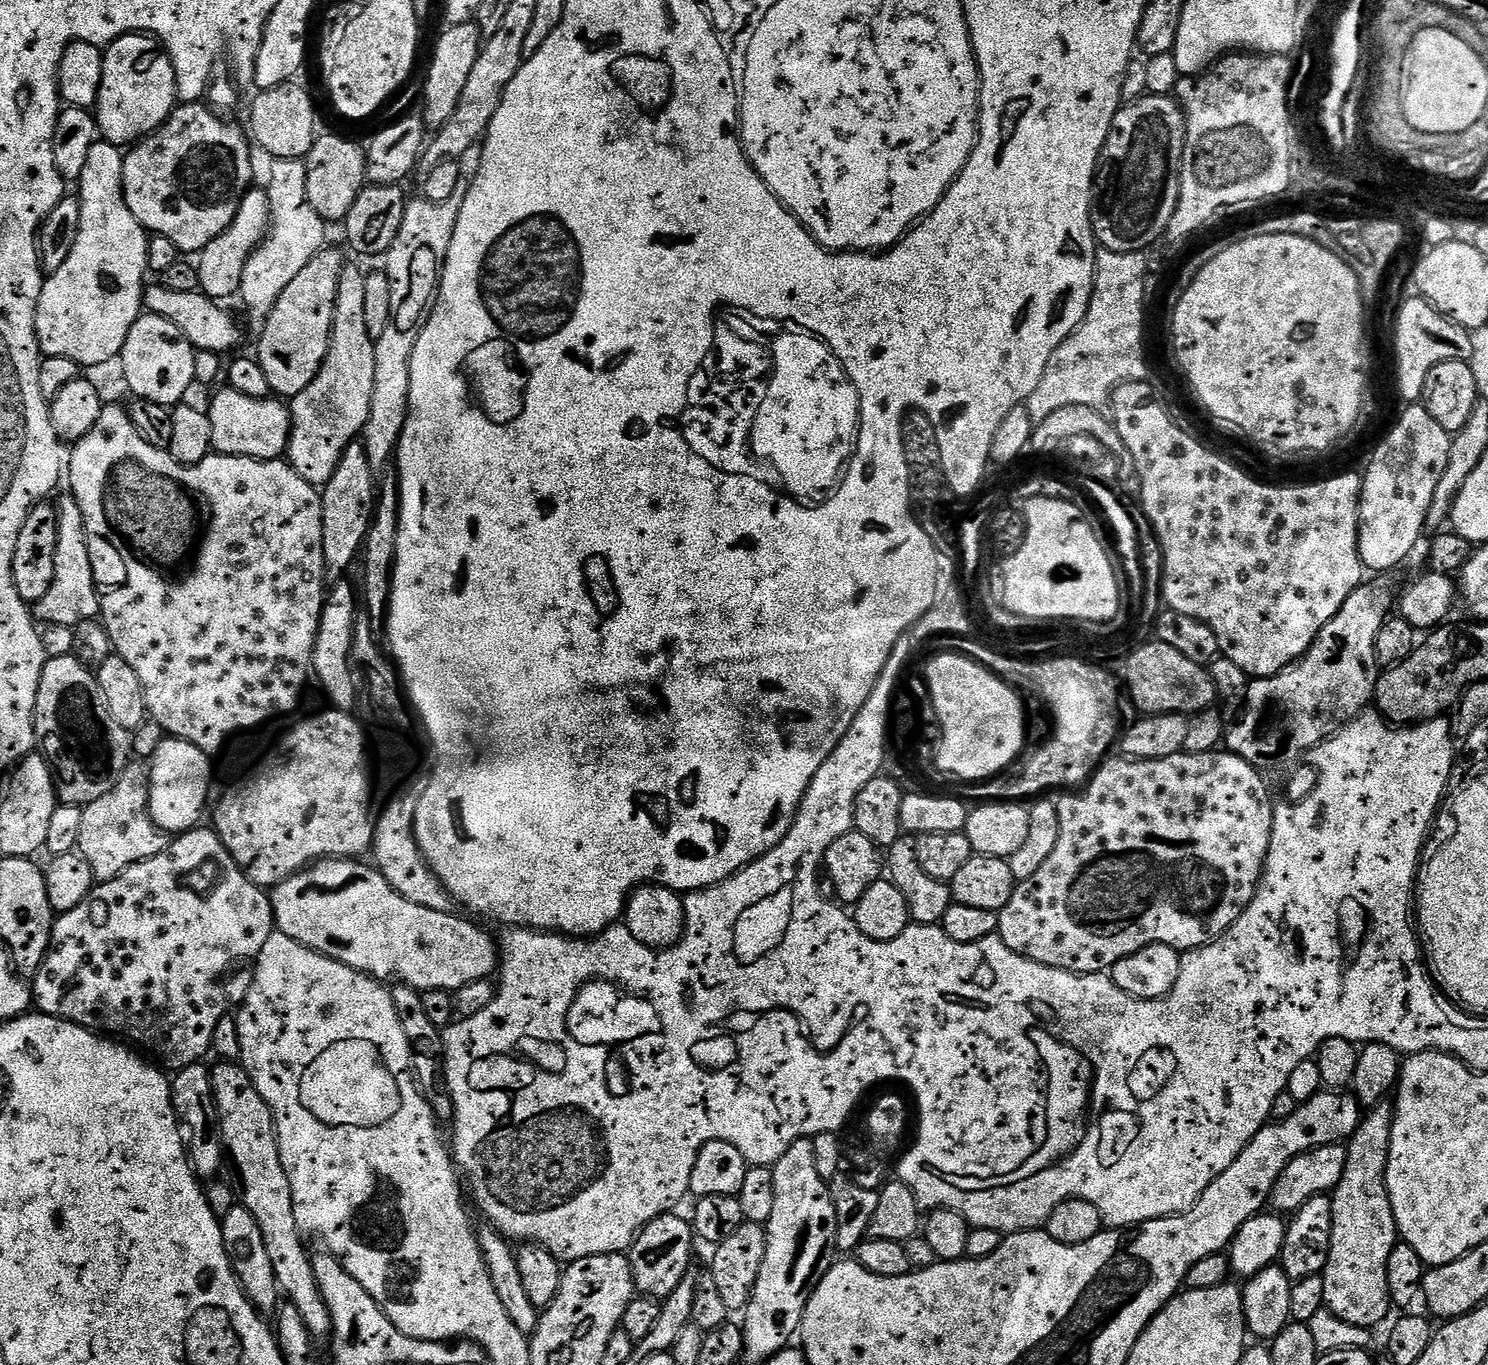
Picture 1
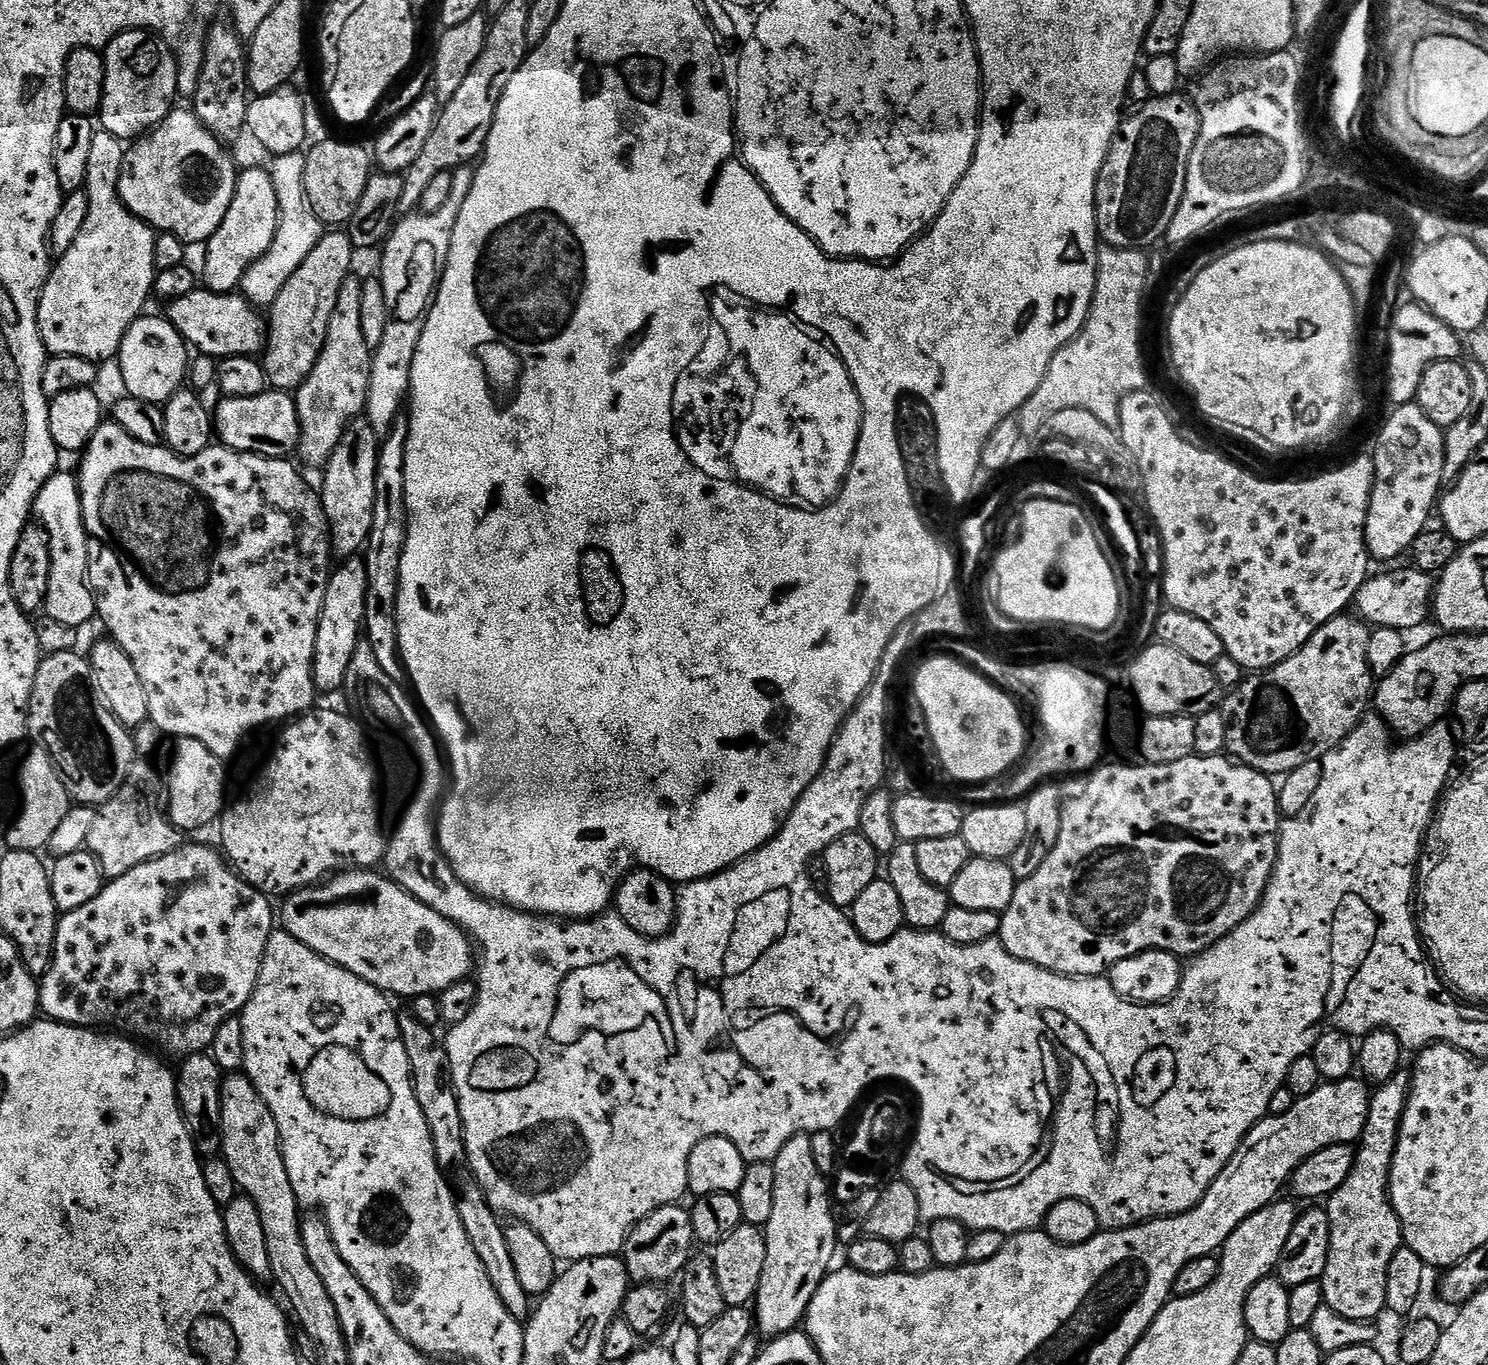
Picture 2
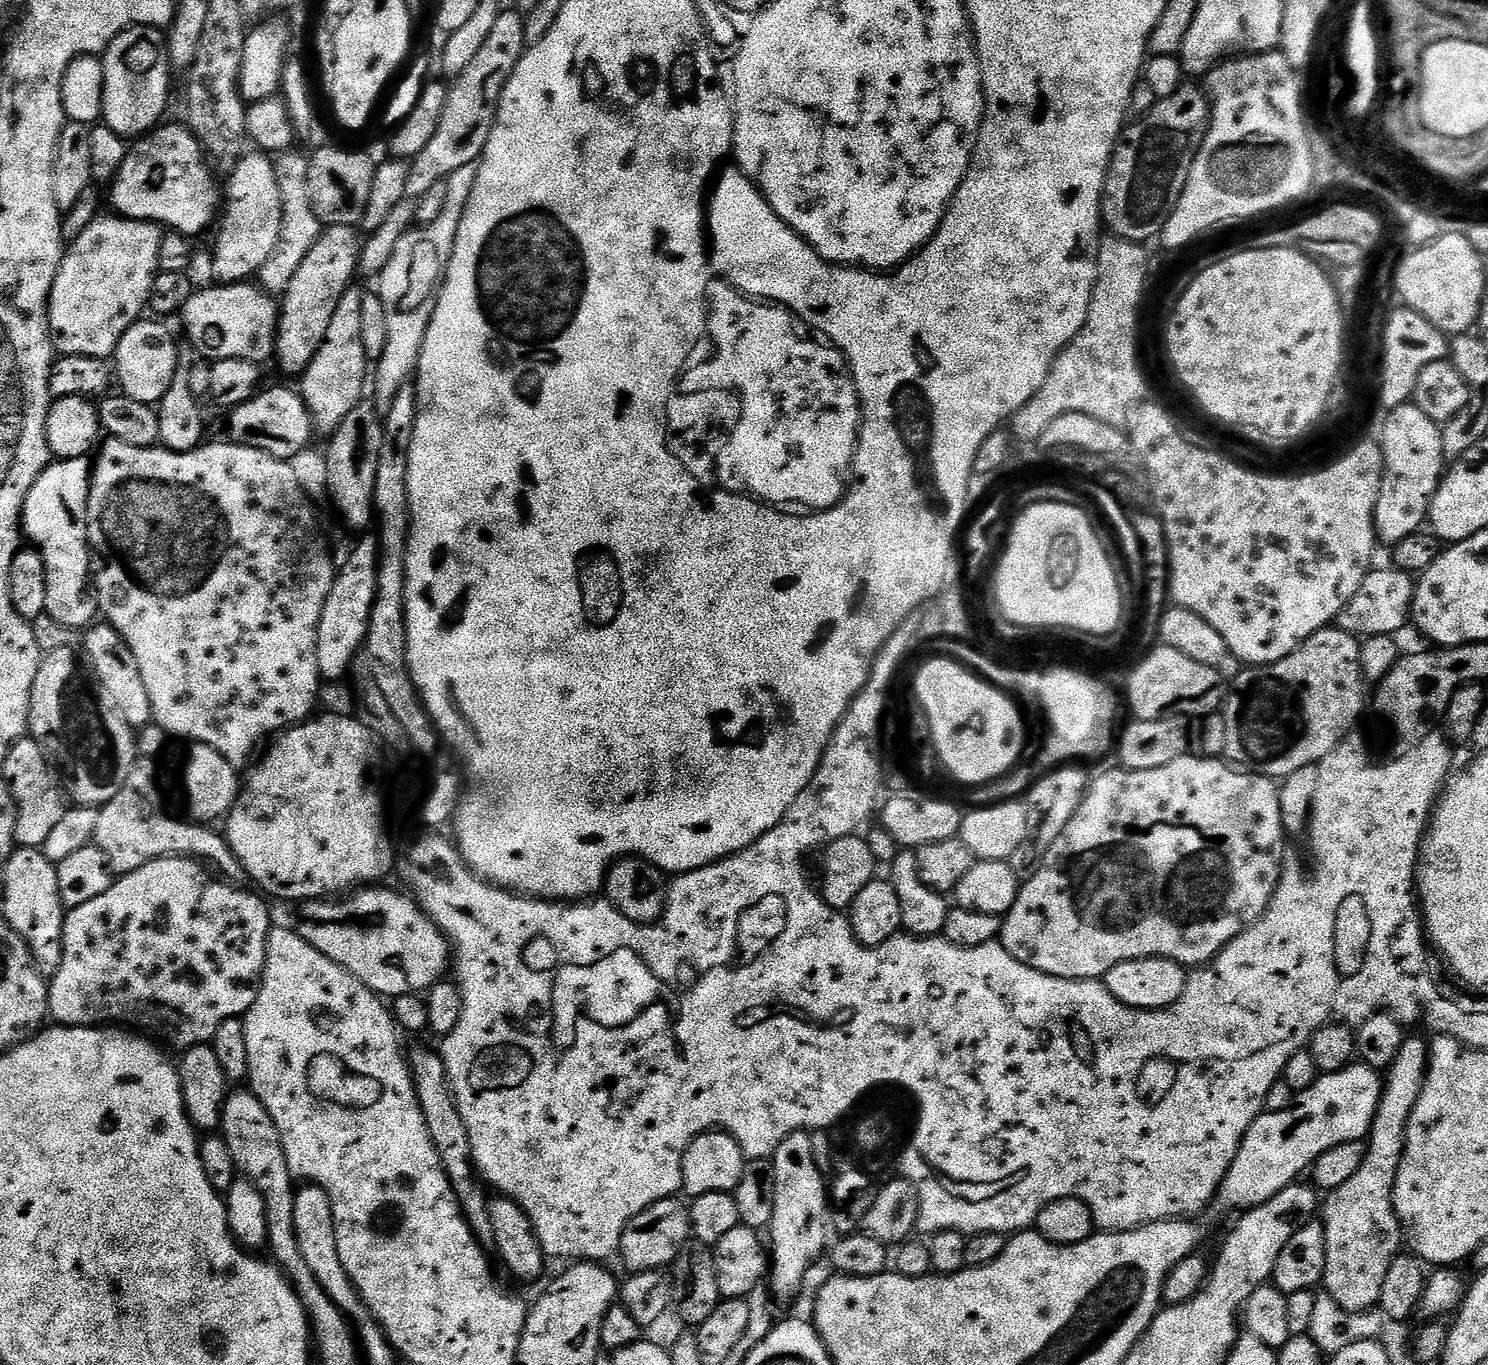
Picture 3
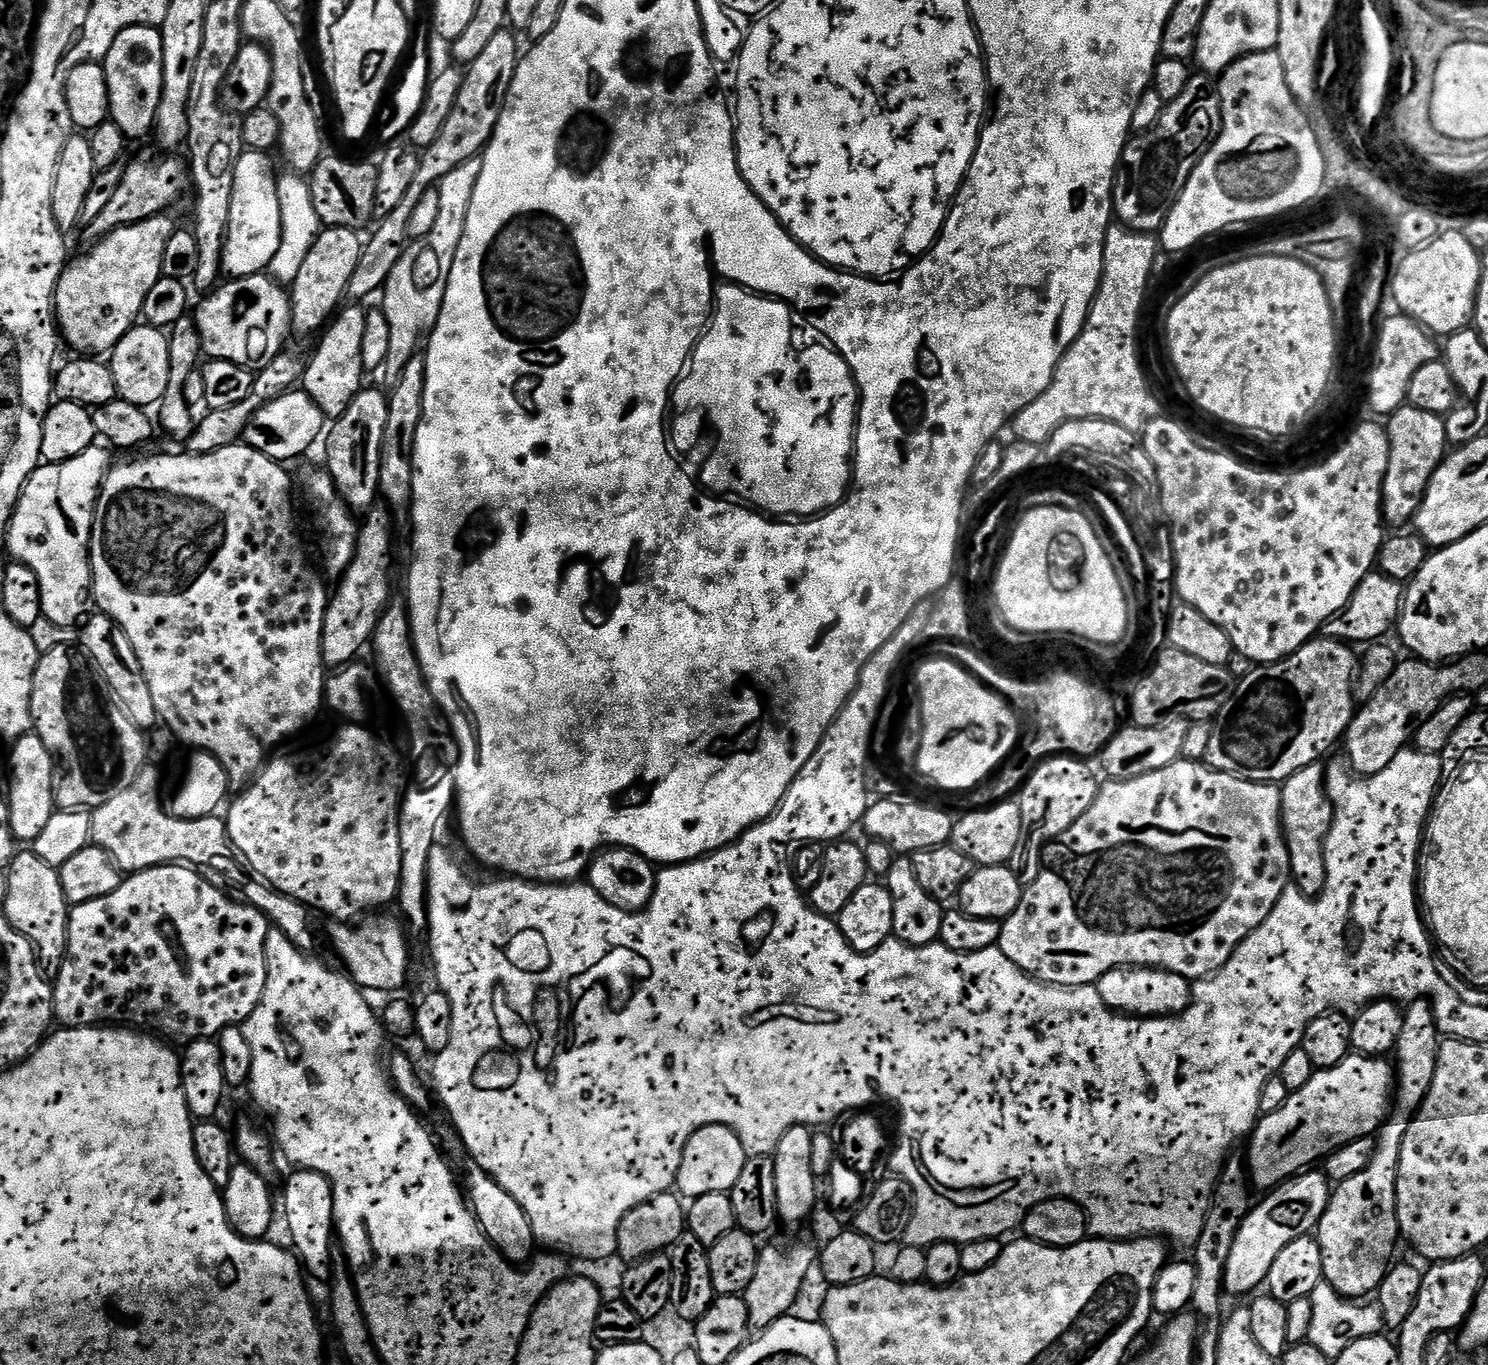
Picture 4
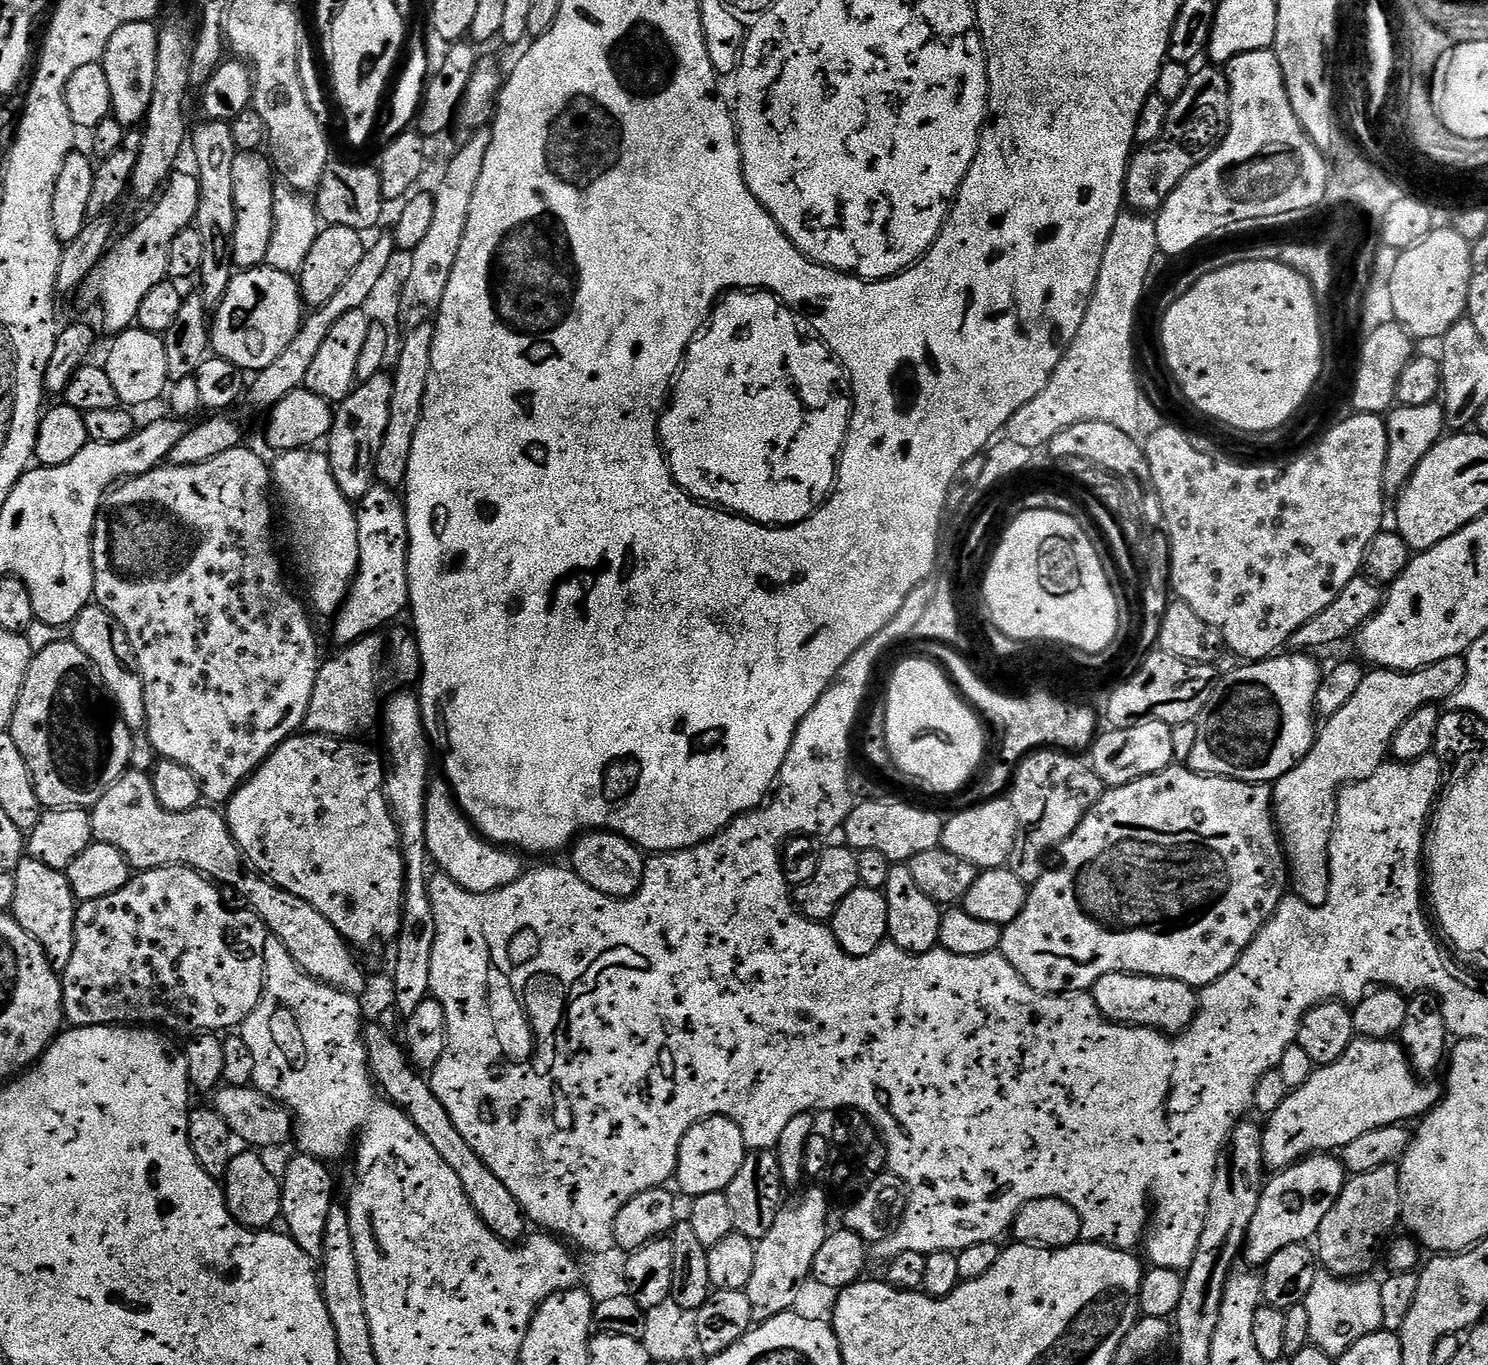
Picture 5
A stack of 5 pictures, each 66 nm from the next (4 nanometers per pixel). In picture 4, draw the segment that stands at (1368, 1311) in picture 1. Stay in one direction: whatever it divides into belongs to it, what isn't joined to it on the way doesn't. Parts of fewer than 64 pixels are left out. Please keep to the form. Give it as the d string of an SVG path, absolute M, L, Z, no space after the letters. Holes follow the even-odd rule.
M1427 998L1409 1000L1403 1014L1402 1030L1394 1053L1394 1099L1390 1104L1391 1111L1375 1137L1374 1158L1366 1170L1354 1174L1354 1178L1339 1181L1332 1188L1332 1196L1314 1233L1322 1250L1324 1283L1334 1286L1338 1294L1349 1300L1363 1301L1375 1294L1394 1263L1392 1255L1396 1252L1396 1243L1402 1240L1396 1213L1402 1138L1406 1138L1406 1130L1410 1130L1413 1115L1422 1106L1438 1066L1442 1037L1432 1001Z

